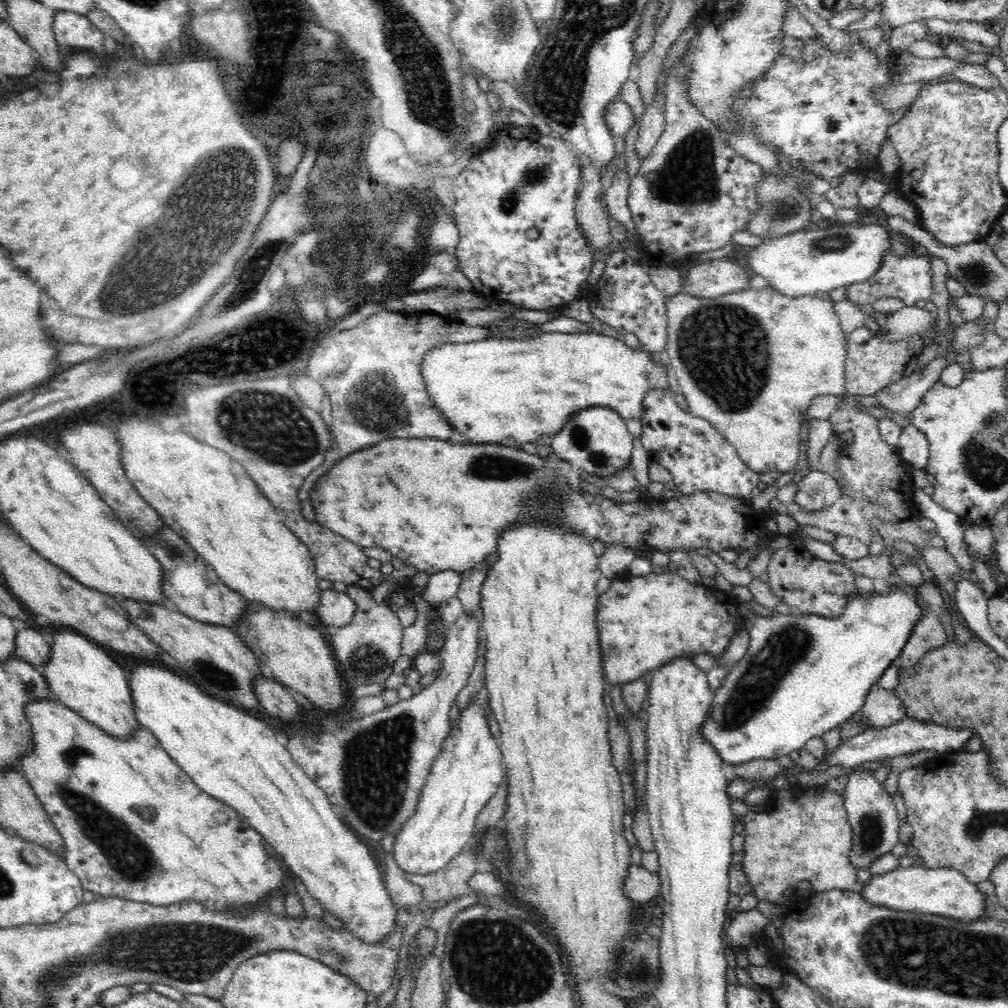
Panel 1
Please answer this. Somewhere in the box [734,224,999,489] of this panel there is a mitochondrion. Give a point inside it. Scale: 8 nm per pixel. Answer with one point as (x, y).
(839, 239)

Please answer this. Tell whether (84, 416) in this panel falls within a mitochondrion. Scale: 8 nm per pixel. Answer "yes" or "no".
no

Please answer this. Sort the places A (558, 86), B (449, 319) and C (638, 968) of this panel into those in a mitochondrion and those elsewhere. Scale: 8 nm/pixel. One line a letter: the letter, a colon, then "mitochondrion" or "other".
A: mitochondrion
B: other
C: mitochondrion

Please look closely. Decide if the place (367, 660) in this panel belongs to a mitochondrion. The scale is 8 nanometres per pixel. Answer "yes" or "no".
yes

